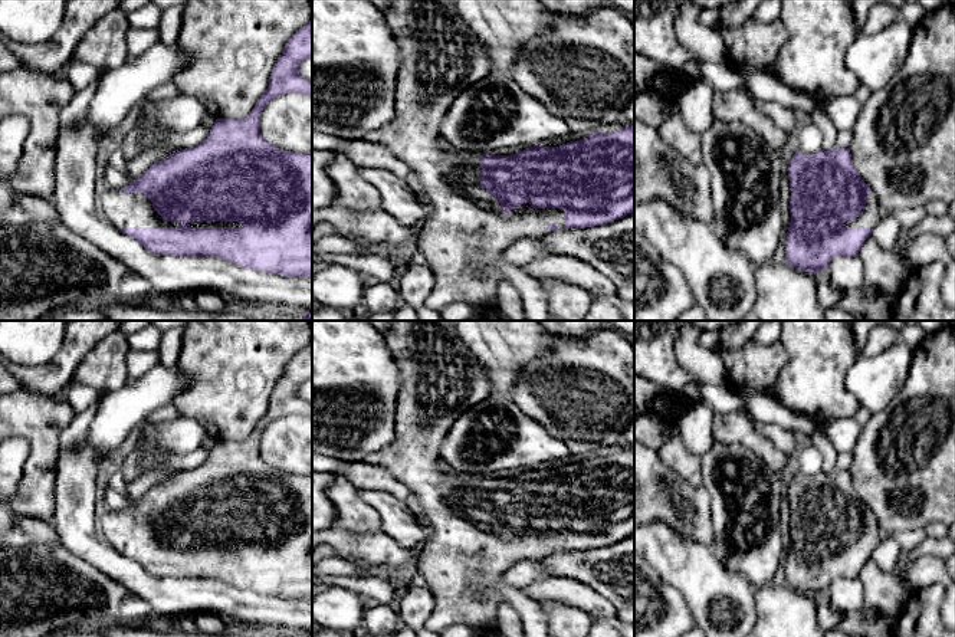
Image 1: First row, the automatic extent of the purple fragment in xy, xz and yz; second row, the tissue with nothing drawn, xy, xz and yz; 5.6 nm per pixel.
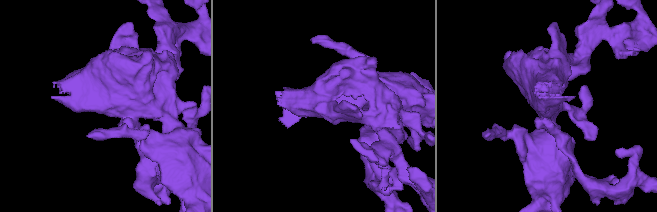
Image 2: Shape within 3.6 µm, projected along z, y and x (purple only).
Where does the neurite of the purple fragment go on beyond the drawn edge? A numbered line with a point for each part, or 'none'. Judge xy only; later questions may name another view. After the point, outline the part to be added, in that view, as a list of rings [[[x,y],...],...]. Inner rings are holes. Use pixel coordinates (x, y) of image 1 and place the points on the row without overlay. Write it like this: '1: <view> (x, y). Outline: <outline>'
1: xy (121, 531). Outline: [[[105,510],[98,519],[102,539],[115,551],[125,549],[180,549],[180,544],[165,544],[144,515],[125,515],[122,510]]]

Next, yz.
1: yz (872, 535). Outline: [[[872,513],[866,516],[866,531],[860,533],[860,538],[856,539],[853,544],[846,544],[846,549],[872,549],[874,551],[876,546],[882,541],[882,531],[877,525],[877,518]]]

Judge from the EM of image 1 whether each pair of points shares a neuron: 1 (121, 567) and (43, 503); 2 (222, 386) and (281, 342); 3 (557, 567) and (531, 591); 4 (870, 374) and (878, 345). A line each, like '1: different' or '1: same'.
1: different
2: same
3: different
4: different

